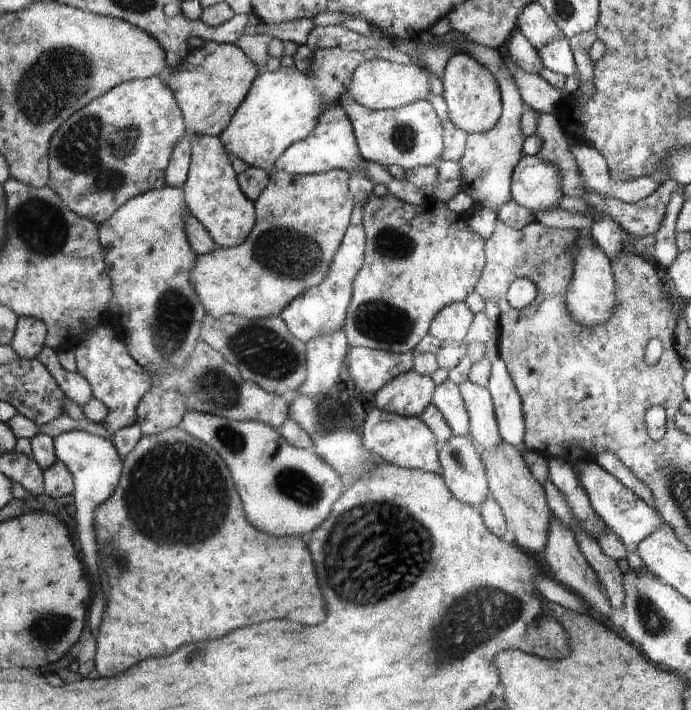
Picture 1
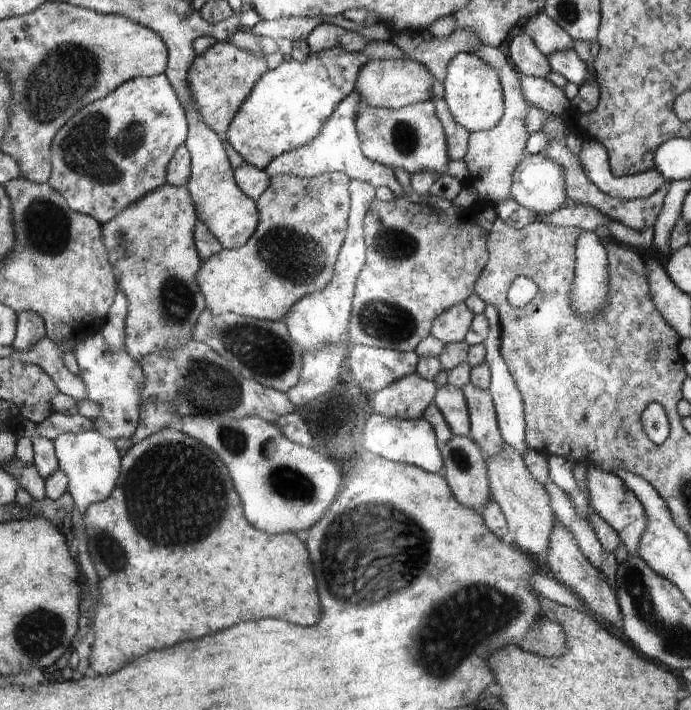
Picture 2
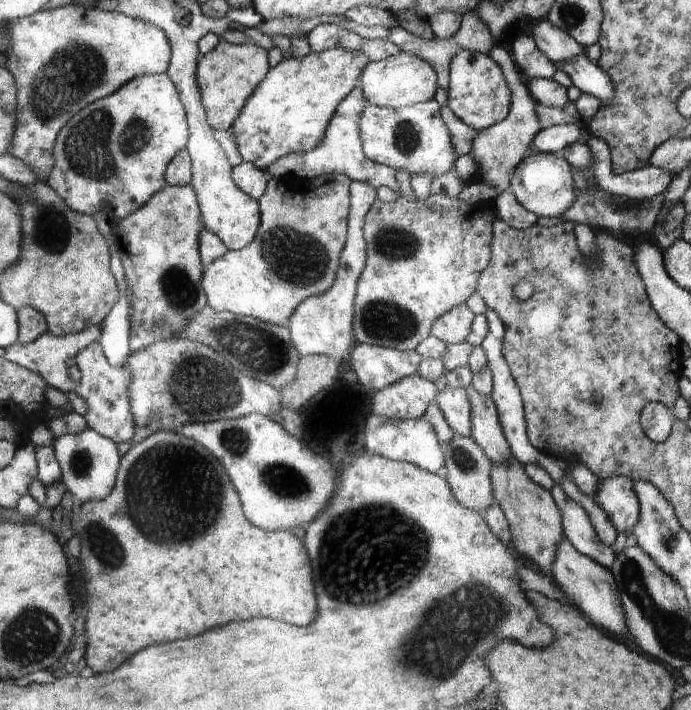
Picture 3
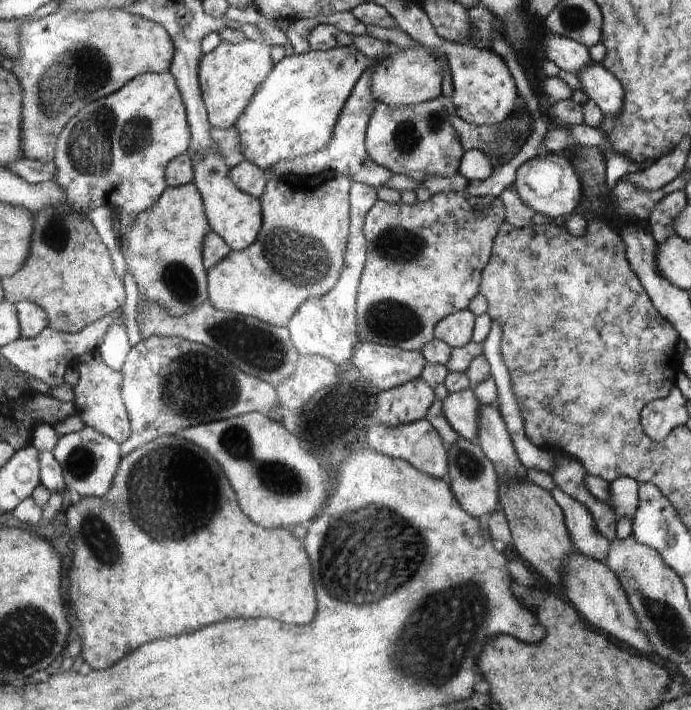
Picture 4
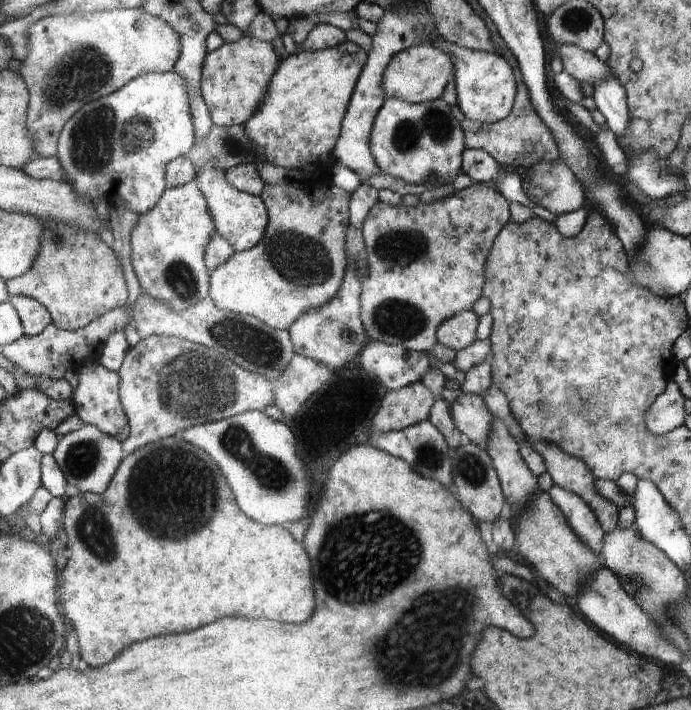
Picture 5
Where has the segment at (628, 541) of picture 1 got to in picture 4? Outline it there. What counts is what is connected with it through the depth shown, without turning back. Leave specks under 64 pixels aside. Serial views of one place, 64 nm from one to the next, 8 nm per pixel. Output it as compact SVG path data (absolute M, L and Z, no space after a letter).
M622 476L610 483L611 498L606 502L613 508L618 520L622 516L630 516L631 519L635 516L638 507L638 488L637 481L632 477Z

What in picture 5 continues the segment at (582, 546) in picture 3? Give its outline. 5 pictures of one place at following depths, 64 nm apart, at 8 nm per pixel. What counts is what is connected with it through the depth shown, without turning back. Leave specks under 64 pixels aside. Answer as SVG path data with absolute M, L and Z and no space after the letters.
M552 484L546 494L565 514L570 527L576 530L581 540L599 556L605 531L601 528L598 518L591 508L585 504L585 501L578 494L566 491L556 484Z

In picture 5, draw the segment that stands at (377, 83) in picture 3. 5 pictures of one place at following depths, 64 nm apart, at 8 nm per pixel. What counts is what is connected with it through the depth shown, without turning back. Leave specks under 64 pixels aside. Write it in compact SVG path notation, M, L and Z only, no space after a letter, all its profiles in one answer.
M428 44L412 46L390 62L385 73L385 96L410 103L431 102L444 98L445 89L455 76L455 64L448 51Z

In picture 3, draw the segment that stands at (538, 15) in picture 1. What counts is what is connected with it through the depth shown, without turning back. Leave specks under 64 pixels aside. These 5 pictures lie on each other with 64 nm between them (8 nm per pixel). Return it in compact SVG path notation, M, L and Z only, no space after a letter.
M548 20L538 22L532 31L532 40L537 48L555 67L566 65L584 54L582 47L572 35L555 28Z

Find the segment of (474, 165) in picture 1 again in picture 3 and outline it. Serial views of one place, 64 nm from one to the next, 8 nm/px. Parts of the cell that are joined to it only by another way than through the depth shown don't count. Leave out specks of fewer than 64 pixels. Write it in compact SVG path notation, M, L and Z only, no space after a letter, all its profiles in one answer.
M496 44L495 48L488 54L504 71L506 83L509 84L513 94L512 109L505 121L498 122L497 125L479 132L474 138L473 149L470 154L479 166L474 174L474 180L493 187L498 196L511 190L512 176L516 168L524 160L528 148L542 129L536 114L536 101L529 95L527 86L520 80L520 70L513 60L512 53Z

